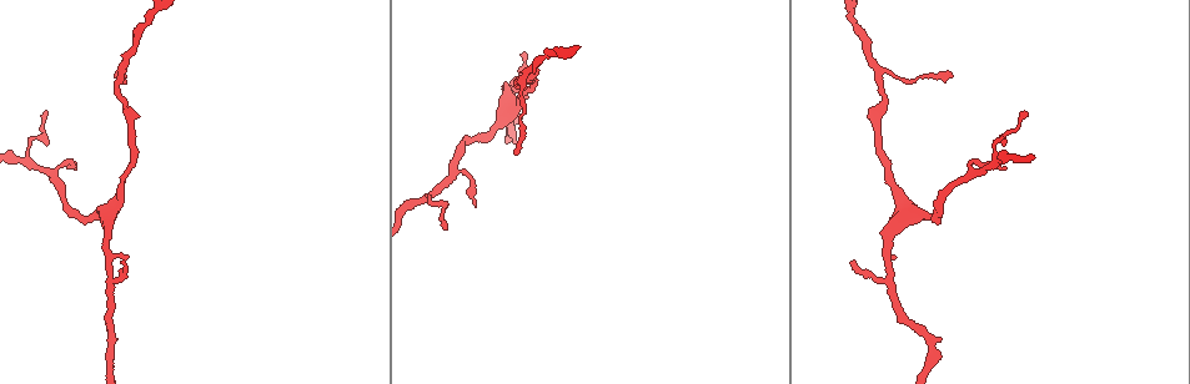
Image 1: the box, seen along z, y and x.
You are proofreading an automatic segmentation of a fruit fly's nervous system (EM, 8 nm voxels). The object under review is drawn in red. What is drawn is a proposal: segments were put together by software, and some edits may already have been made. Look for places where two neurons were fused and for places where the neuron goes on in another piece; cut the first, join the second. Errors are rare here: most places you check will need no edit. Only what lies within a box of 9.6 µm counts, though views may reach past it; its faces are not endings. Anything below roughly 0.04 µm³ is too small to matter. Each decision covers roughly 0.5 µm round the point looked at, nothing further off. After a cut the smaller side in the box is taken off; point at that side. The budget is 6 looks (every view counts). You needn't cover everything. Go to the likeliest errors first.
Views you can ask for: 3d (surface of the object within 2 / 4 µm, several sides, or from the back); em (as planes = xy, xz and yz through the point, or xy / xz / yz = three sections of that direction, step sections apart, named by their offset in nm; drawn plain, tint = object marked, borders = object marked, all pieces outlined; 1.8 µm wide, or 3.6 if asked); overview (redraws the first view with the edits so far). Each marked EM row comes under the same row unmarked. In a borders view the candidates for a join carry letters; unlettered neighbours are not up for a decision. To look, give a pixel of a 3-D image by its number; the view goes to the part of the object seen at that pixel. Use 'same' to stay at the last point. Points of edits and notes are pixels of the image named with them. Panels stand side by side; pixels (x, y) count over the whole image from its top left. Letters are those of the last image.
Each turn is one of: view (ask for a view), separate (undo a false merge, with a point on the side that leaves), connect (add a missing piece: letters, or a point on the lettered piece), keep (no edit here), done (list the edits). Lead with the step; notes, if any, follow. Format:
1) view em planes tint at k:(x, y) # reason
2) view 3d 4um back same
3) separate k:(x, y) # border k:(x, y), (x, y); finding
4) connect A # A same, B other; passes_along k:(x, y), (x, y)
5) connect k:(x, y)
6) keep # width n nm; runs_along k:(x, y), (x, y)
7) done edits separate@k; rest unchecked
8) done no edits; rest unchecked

view em planes borders at 1:(523, 53) # an open end

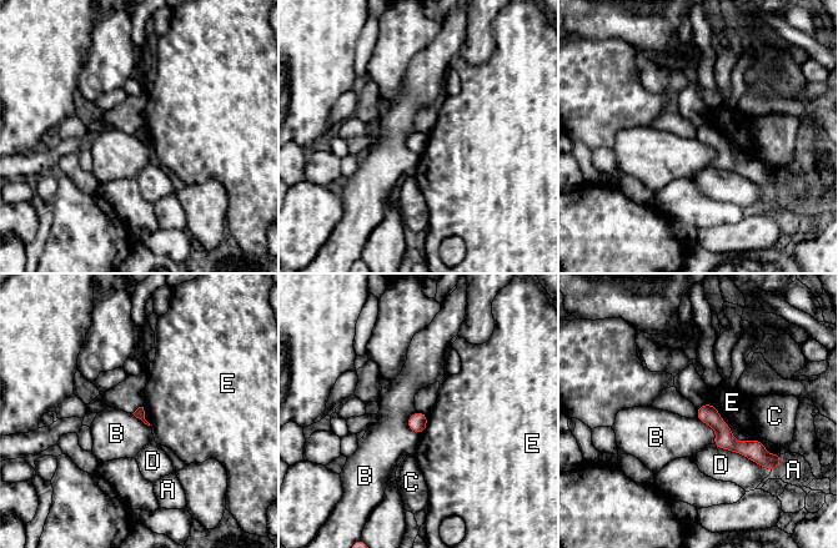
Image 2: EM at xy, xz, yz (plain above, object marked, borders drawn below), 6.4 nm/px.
keep # A other, B other, C other, D other, E other; border 2:(696, 416), (716, 432), (712, 443); no lettered piece goes on from it

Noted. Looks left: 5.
view 3d 4um at 1:(1003, 169) # an open end

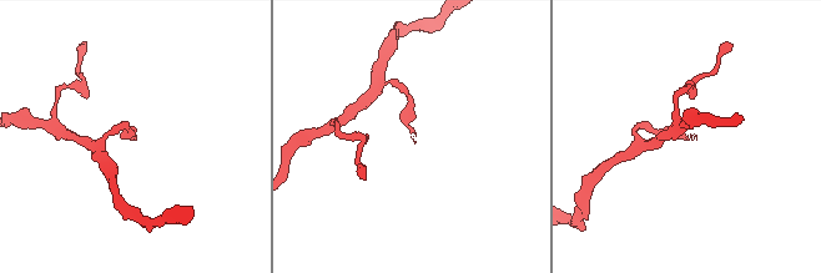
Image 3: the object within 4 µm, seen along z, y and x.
view em xz step 16 tint at 3:(413, 140)

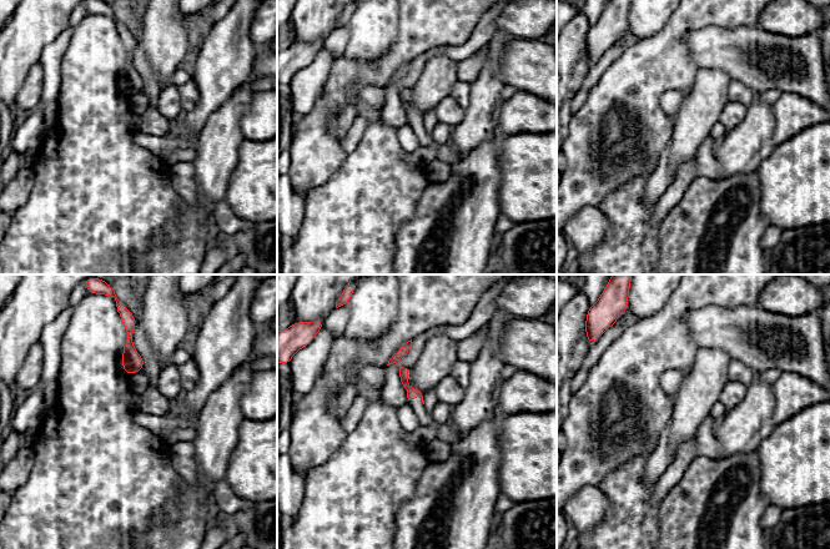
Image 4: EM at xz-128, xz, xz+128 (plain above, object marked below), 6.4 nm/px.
view em planes borders same # another direction

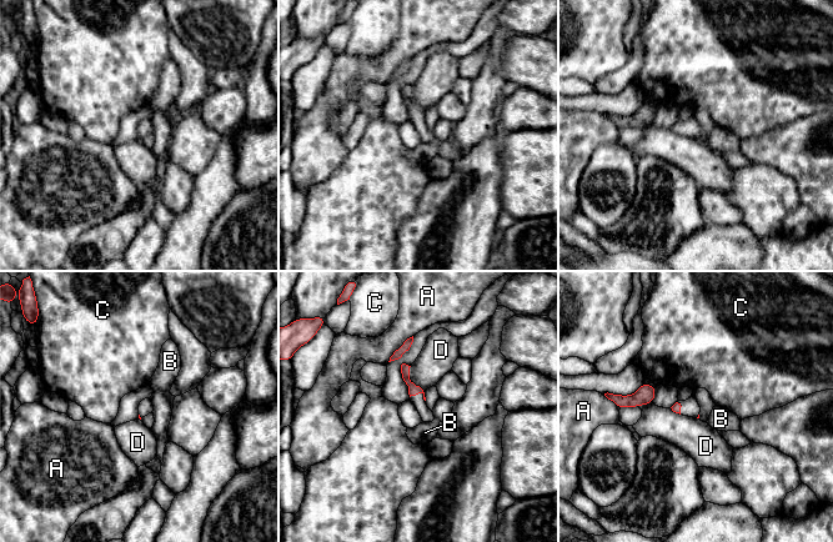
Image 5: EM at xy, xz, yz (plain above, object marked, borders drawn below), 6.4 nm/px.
keep # A other, B other, C other, D other; border 5:(410, 366), (410, 379), (423, 392); none of them fits

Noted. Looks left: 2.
view em planes borders at 1:(116, 75) # free end

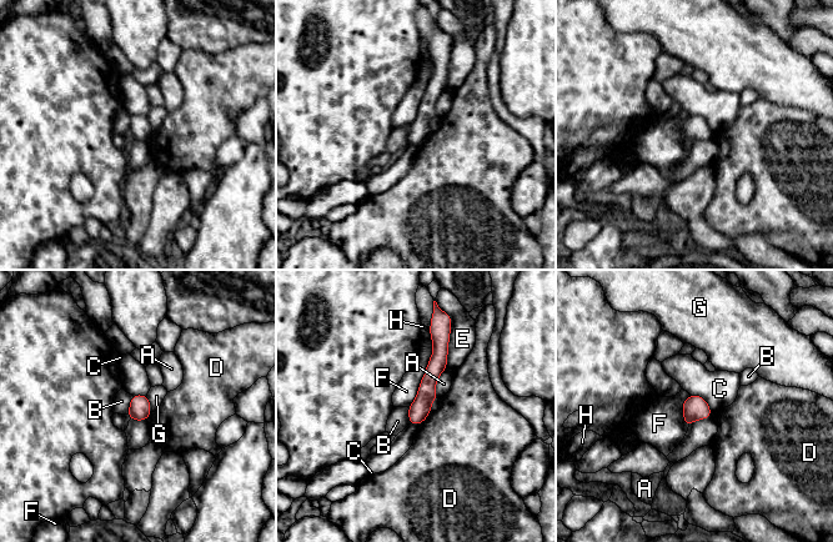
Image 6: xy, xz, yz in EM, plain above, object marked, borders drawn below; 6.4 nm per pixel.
keep # A other, B other, C other, D other, E other, F other, G other, H other; border 6:(131, 395), (126, 413); none of them fits

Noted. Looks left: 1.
done no edits; rest unchecked

